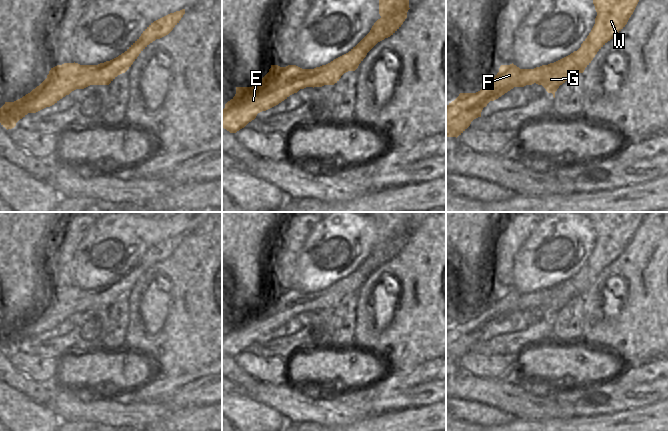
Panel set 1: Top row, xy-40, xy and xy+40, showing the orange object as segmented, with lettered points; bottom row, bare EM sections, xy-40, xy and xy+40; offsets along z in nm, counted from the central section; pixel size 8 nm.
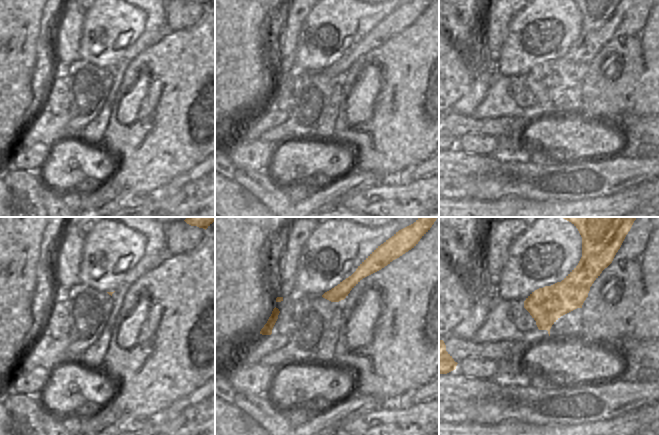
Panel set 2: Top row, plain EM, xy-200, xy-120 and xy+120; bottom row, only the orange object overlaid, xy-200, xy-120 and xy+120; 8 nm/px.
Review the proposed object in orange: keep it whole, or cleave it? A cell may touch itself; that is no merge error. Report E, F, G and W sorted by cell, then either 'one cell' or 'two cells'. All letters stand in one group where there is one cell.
E F G / W; two cells

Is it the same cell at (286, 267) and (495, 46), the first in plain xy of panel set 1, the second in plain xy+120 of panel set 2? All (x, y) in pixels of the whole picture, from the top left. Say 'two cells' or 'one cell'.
one cell

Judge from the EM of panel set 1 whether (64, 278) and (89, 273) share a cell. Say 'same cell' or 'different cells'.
different cells

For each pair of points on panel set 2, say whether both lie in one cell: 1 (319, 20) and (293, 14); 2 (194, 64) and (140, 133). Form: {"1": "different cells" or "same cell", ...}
{"1": "different cells", "2": "same cell"}

